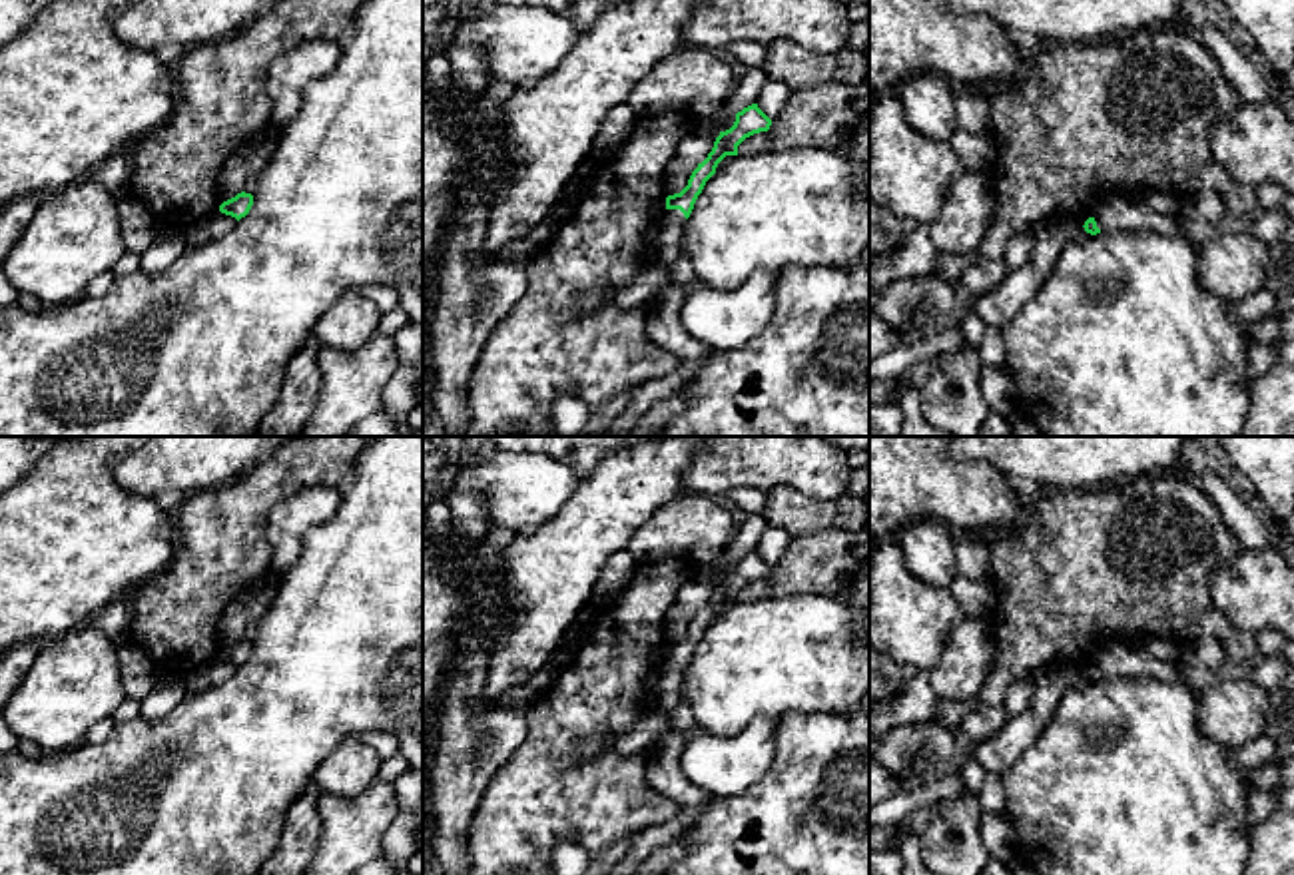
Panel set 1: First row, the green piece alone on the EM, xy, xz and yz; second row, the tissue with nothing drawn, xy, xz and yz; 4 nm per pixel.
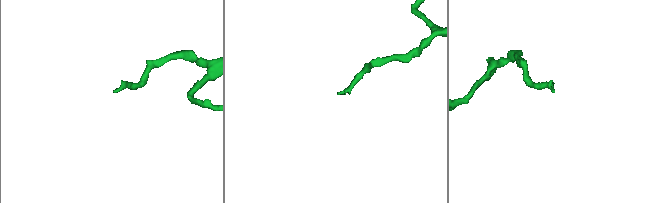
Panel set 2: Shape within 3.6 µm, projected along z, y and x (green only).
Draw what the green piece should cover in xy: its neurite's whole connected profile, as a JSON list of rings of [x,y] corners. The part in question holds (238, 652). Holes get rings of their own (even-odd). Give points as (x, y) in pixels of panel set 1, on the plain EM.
[[[241,638],[235,644],[223,648],[219,652],[219,658],[235,664],[239,668],[241,664],[245,664],[249,660],[251,652],[253,652],[253,642]]]

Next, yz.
[[[1131,640],[1107,644],[1083,674],[1091,682],[1101,678],[1156,678],[1178,682],[1188,688],[1182,672],[1174,664],[1154,658],[1142,644]]]

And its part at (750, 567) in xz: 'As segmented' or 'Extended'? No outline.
Extended

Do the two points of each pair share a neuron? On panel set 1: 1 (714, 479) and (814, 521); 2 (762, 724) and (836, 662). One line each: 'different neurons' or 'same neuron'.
1: different neurons
2: different neurons

